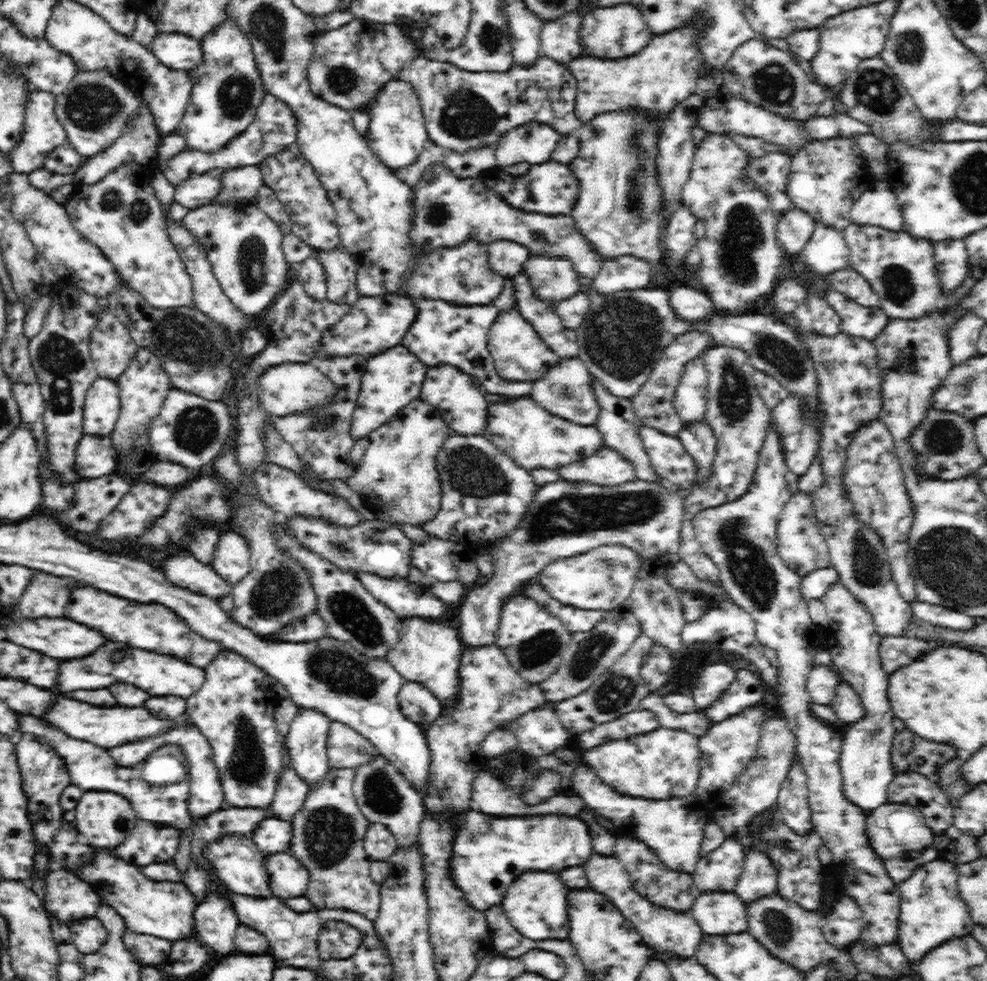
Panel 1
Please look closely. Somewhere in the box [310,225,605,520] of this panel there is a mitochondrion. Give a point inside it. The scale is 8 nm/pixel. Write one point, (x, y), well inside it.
(473, 473)

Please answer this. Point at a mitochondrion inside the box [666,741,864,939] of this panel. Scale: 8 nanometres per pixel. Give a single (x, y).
(781, 845)

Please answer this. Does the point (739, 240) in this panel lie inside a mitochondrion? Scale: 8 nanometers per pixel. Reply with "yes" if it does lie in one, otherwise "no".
yes

